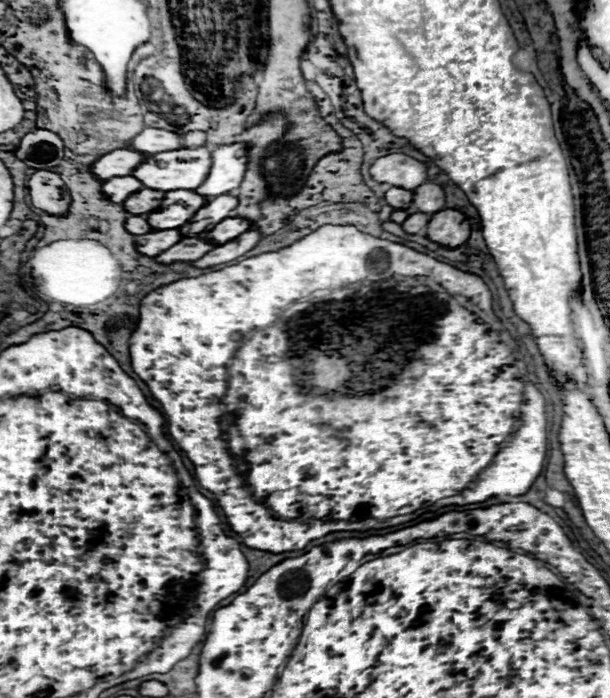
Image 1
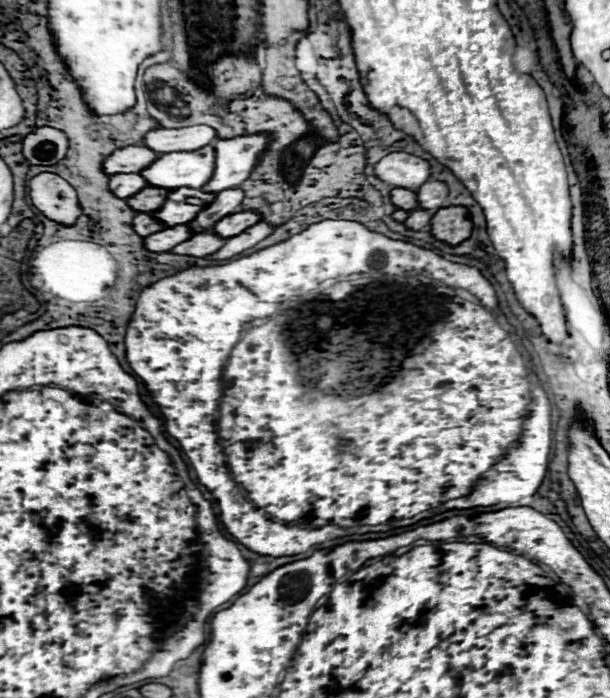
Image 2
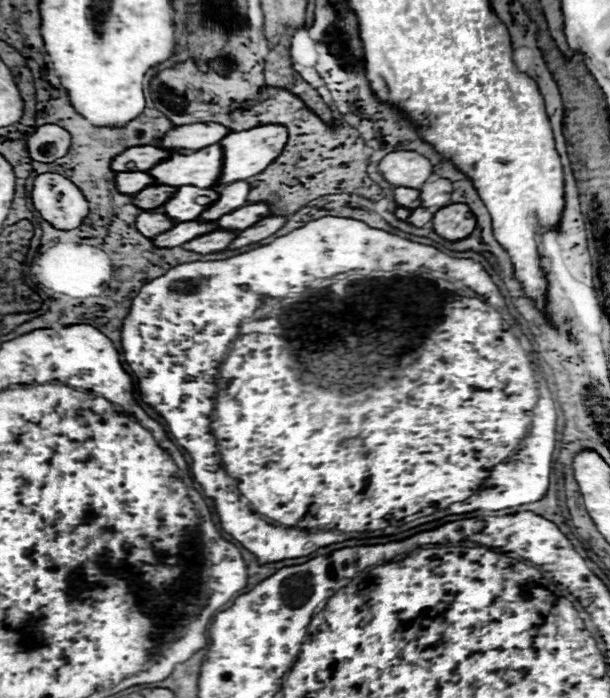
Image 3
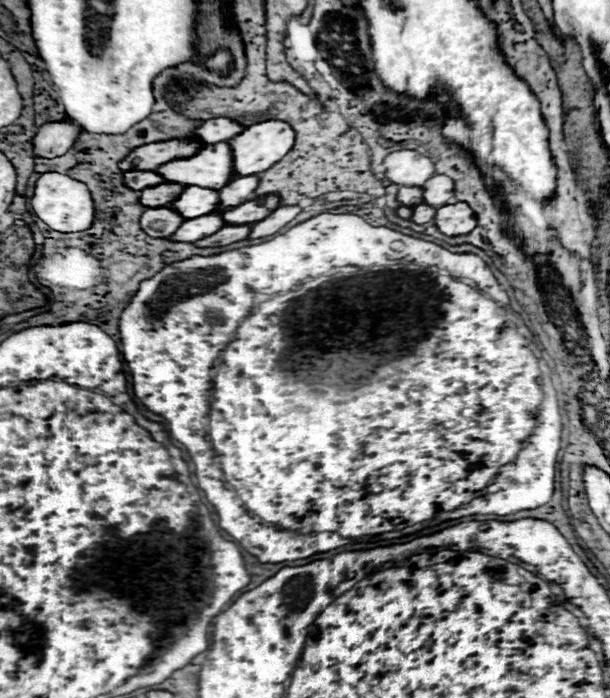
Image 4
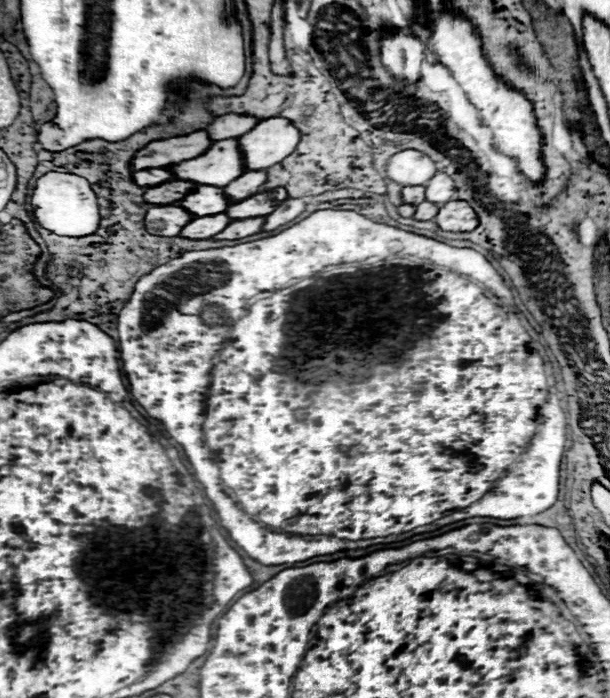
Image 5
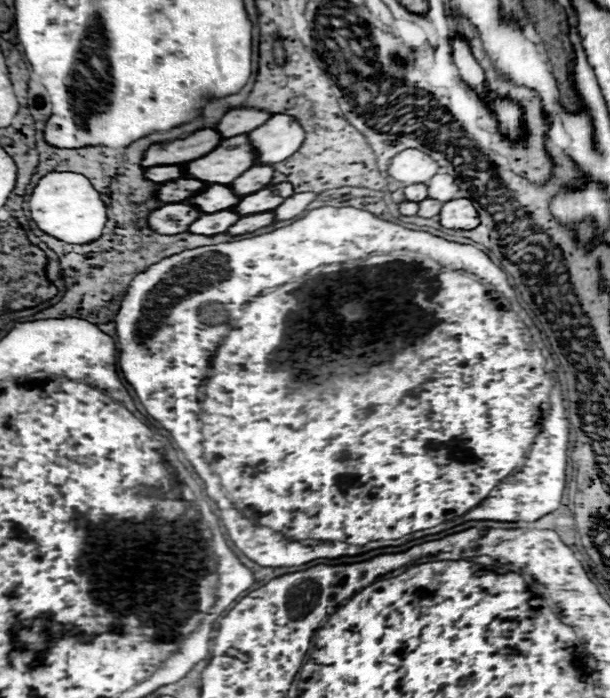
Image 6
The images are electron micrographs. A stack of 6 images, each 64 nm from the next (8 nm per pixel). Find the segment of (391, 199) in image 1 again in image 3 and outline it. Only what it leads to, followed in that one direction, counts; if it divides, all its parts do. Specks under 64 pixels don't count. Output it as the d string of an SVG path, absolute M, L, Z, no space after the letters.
M396 188L394 190L394 200L396 200L398 206L410 208L410 210L414 210L422 204L420 190L416 190L416 188Z

